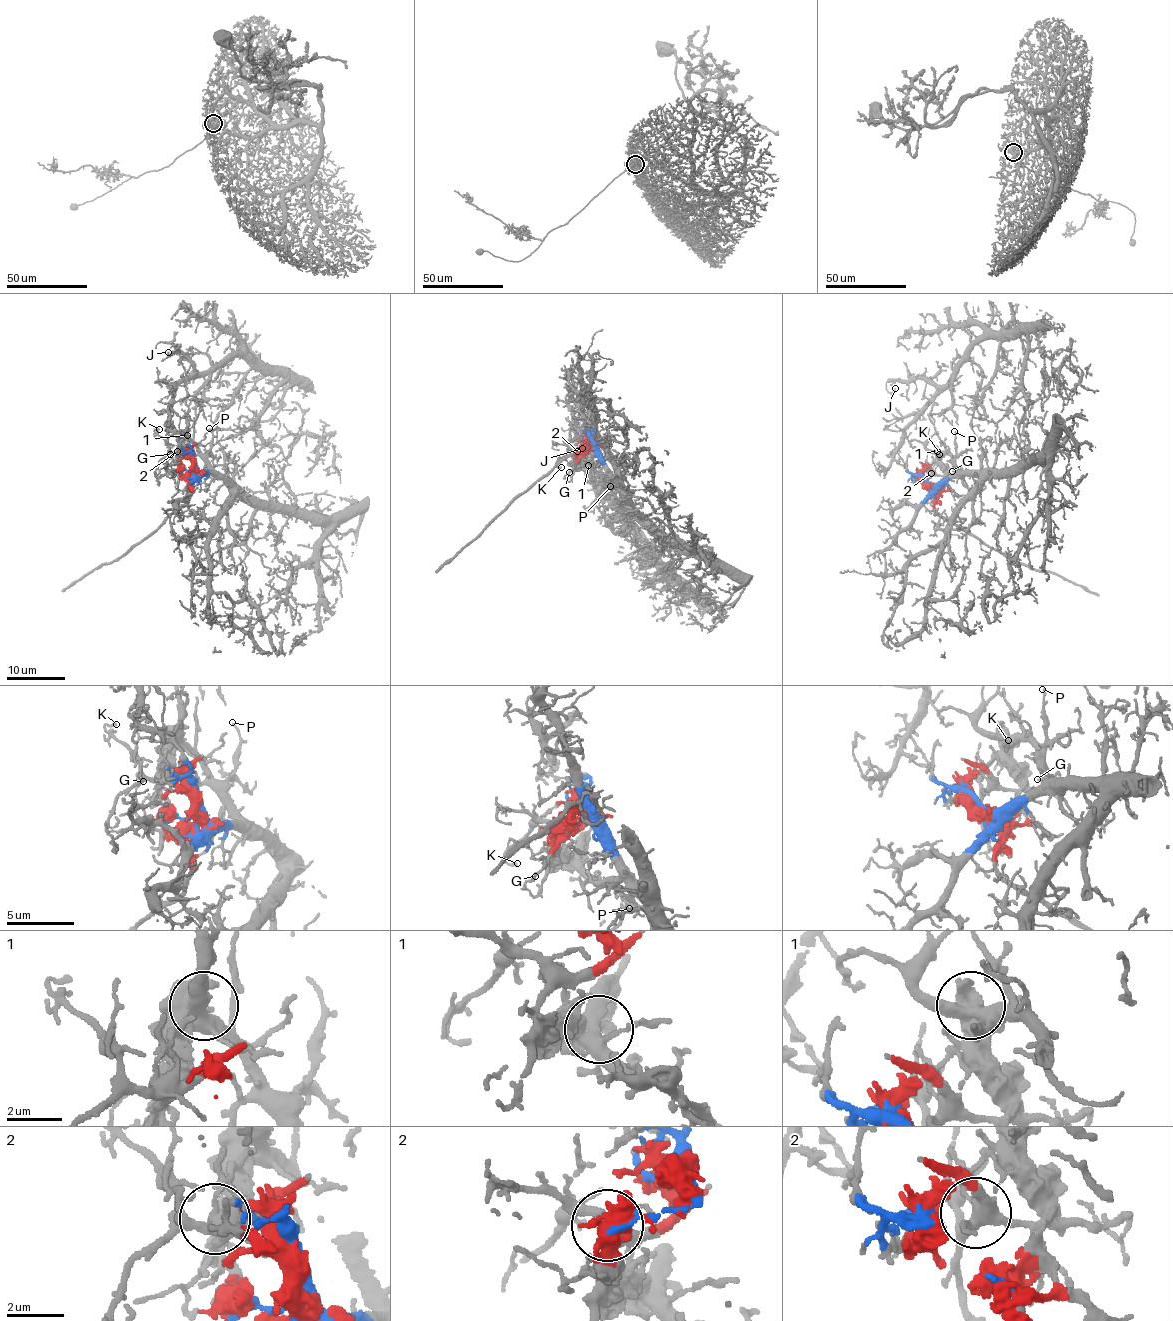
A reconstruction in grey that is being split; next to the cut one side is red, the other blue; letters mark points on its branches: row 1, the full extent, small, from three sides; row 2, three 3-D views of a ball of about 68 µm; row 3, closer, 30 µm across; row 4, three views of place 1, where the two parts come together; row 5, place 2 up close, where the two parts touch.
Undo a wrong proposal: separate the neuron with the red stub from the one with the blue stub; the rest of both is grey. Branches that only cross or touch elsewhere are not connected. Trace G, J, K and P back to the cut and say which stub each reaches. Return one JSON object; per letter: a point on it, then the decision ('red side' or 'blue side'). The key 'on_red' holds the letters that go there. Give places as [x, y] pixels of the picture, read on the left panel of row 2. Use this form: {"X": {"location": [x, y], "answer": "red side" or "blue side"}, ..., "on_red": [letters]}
{"G": {"location": [170, 454], "answer": "red side"}, "J": {"location": [168, 352], "answer": "blue side"}, "K": {"location": [159, 429], "answer": "red side"}, "P": {"location": [209, 428], "answer": "blue side"}, "on_red": ["G", "K"]}

